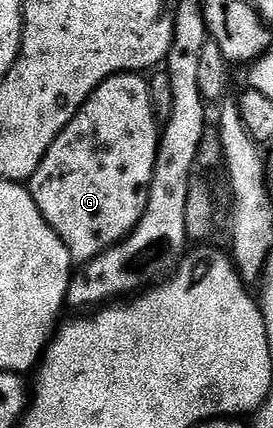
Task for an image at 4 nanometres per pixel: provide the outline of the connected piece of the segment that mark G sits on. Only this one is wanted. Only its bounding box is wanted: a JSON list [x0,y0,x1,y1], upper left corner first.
[28,74,160,265]

